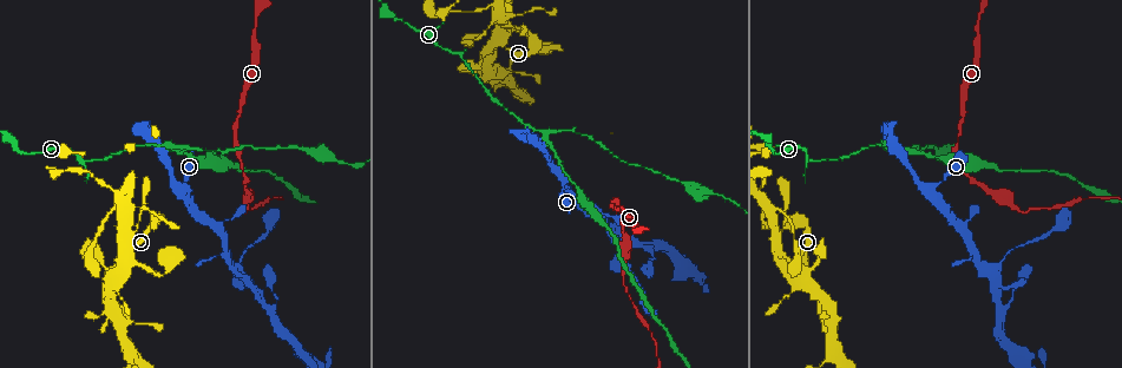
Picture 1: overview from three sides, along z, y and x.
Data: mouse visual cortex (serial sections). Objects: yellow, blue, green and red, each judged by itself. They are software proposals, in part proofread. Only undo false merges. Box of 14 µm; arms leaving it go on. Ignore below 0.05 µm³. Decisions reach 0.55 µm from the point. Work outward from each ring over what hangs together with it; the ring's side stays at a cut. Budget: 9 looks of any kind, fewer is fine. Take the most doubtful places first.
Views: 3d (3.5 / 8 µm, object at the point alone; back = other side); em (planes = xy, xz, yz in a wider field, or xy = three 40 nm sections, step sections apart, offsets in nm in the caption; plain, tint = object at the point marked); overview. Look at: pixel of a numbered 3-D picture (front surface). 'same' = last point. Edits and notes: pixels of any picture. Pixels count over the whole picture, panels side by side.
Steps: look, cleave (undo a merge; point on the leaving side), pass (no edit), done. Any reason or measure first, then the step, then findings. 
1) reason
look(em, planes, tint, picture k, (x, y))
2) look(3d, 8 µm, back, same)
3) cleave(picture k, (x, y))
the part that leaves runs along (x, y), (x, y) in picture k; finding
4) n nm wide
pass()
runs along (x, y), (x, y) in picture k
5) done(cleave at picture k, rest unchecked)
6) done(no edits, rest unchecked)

sudden change in width
look(3d, 8 µm, picture 1, (543, 134))

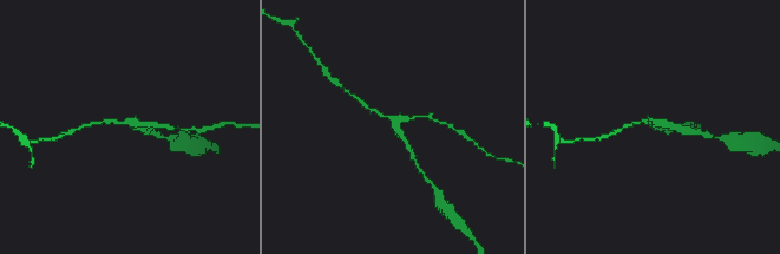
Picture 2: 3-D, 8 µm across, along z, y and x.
look(3d, 3.5 µm, picture 2, (658, 125))

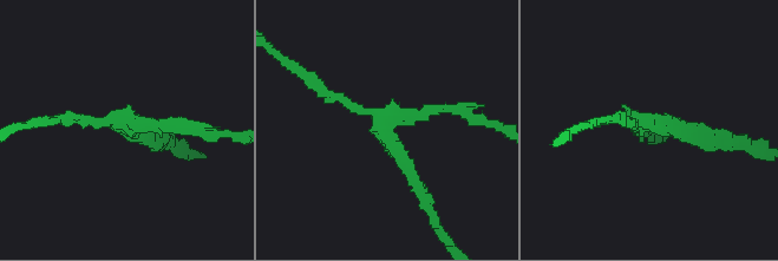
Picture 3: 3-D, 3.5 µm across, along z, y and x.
3 arms; arms of 150, 150, 200 nm
look(em, xy, step 3, tint, picture 3, (117, 121))

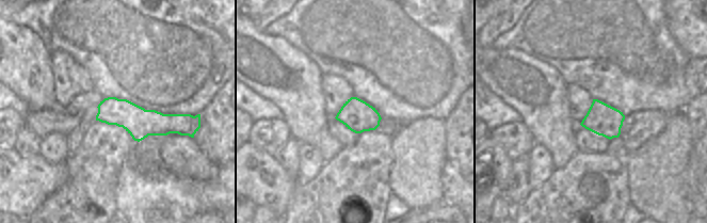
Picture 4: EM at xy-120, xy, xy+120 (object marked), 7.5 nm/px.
cleave(picture 3, (407, 164))
border along (151, 114), (126, 120), (121, 126) in picture 4; a second cell is stuck on

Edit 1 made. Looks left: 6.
arms run side by side
look(3d, 3.5 µm, picture 1, (504, 38))

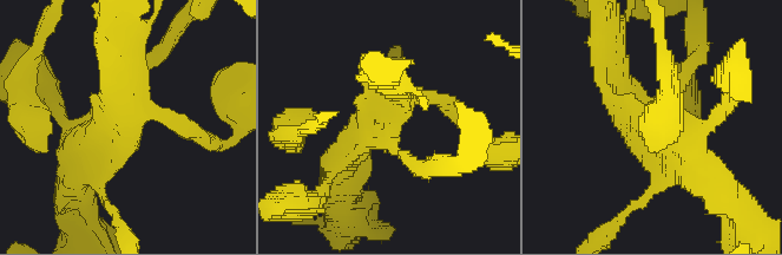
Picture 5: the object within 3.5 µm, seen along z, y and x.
look(em, xy, step 3, plain, picture 5, (123, 114))

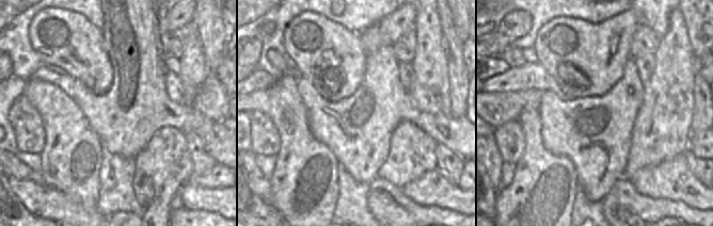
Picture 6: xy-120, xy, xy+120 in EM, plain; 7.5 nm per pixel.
look(em, xy, step 3, tint, same)

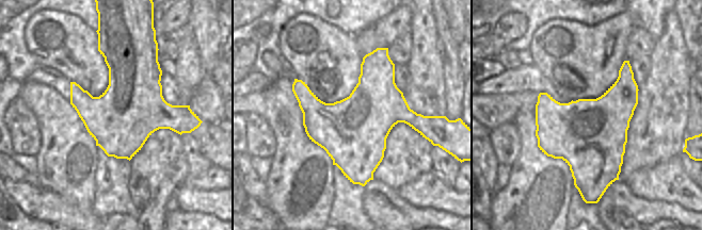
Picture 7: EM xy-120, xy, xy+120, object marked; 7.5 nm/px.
pass()
runs along (418, 167), (388, 139), (388, 82) in picture 5; continuous, no second cell

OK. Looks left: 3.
thin arm on a thick one
look(3d, 3.5 µm, picture 1, (499, 14))

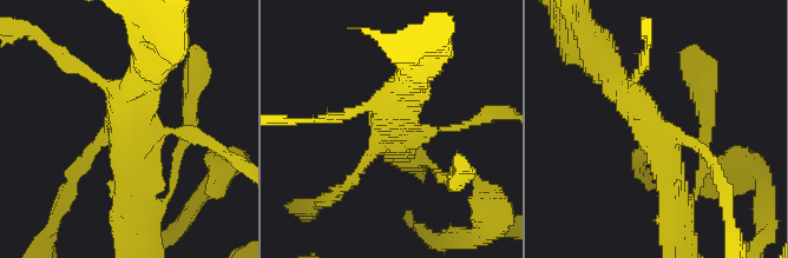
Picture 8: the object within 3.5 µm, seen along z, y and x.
look(em, xy, step 5, tint, picture 8, (125, 140))

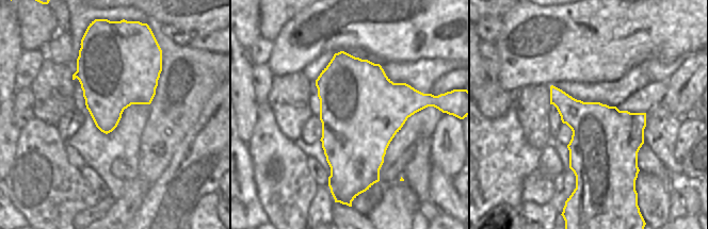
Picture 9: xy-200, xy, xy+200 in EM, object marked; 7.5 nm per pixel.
pass()
runs along (678, 217), (632, 79) in picture 8; continuous, no second cell

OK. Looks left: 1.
done(cleave at picture 3, rest unchecked)

